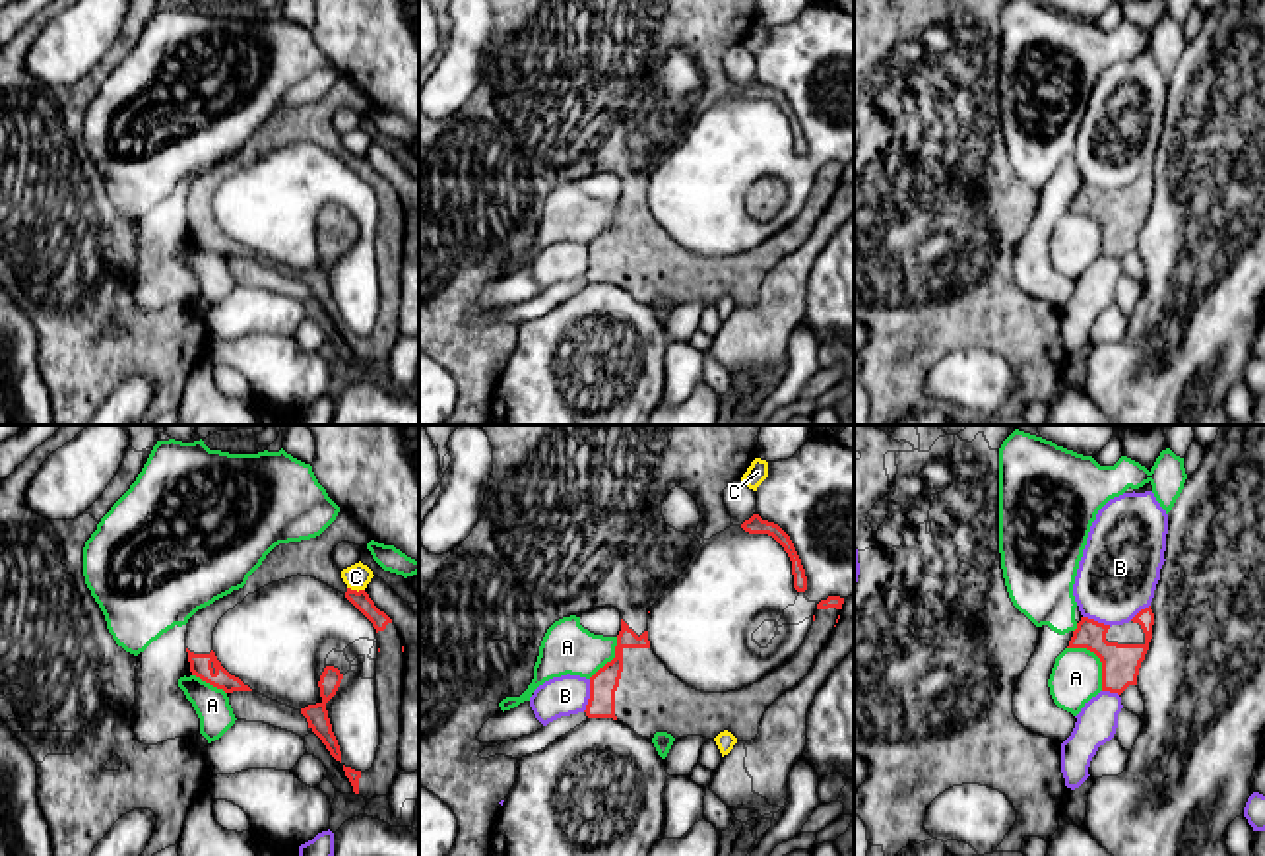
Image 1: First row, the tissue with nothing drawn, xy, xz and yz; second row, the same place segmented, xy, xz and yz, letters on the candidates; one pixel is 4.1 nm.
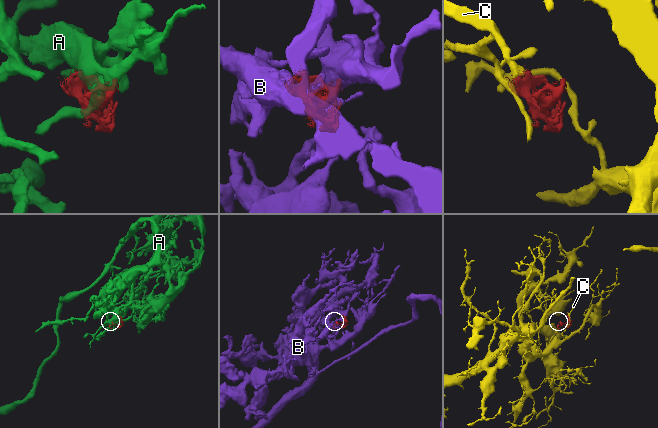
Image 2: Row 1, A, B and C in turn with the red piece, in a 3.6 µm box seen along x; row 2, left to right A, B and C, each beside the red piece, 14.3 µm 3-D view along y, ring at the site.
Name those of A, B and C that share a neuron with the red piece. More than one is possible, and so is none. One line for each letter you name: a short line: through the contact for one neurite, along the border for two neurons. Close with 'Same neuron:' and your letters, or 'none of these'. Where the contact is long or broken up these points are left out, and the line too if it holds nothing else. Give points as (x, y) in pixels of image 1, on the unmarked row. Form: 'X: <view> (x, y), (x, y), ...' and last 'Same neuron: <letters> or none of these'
Same neuron: none of these

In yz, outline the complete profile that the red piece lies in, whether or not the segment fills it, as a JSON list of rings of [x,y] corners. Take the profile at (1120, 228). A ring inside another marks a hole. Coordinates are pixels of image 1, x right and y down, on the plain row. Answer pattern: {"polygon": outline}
{"polygon": [[[1141,175],[1129,188],[1104,190],[1081,182],[1067,214],[1087,214],[1102,227],[1102,256],[1121,260],[1137,250],[1141,227],[1152,204],[1154,179]]]}

